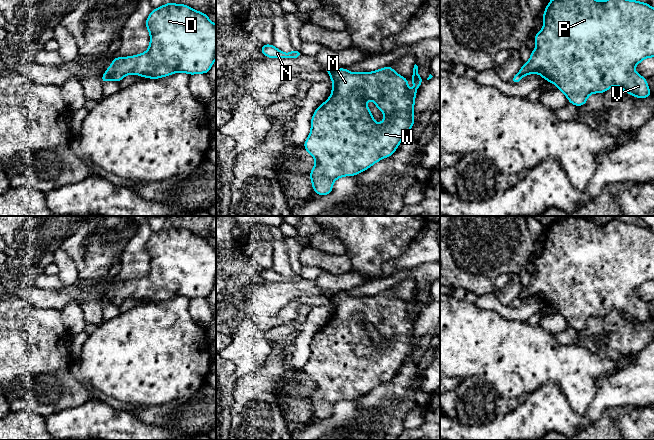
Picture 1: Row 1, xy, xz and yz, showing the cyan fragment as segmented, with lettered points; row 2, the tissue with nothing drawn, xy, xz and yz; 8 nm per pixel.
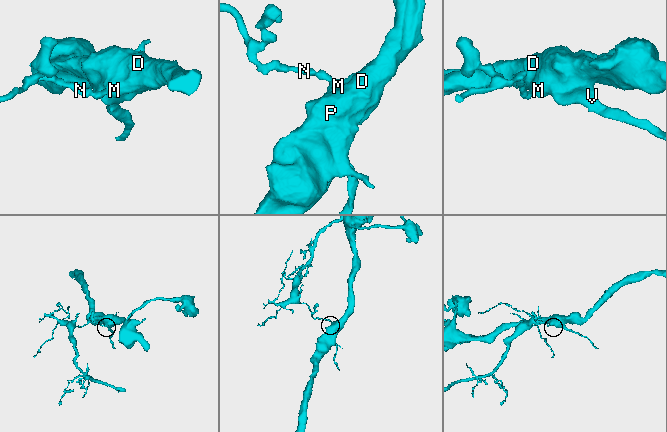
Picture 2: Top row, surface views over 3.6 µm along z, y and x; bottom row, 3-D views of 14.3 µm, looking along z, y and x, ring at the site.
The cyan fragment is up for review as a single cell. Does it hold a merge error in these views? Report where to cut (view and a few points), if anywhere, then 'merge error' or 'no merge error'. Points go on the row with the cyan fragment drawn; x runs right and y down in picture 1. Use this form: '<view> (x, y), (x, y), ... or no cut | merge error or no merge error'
xy (104, 72), (111, 78) | merge error

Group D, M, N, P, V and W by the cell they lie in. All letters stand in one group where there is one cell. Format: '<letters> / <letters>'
D M P V W / N

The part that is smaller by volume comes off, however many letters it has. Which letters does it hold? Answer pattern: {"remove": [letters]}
{"remove": ["N"]}

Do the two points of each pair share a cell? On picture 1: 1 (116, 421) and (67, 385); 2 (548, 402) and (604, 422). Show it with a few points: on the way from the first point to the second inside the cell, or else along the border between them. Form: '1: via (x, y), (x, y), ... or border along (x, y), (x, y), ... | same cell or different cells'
1: border along (90, 398), (80, 404), (66, 408) | different cells
2: border along (617, 407), (607, 408), (596, 420), (579, 429) | different cells

